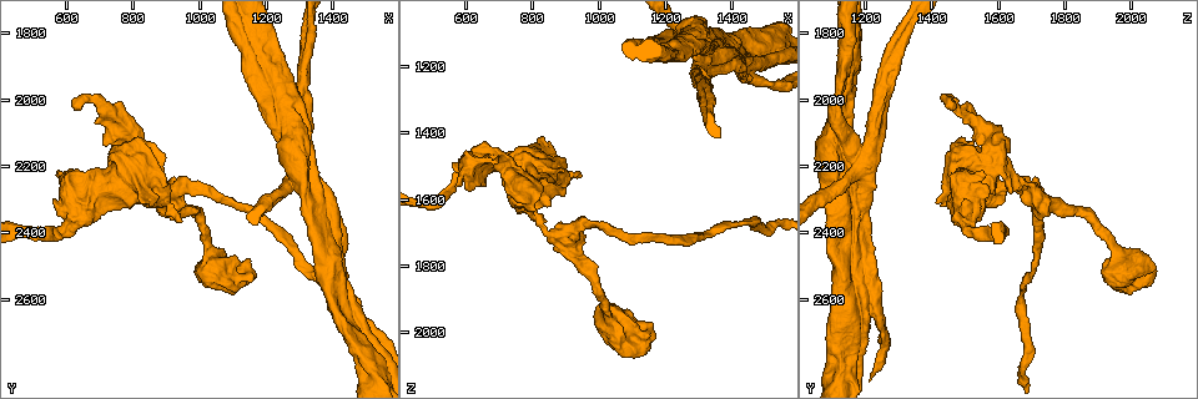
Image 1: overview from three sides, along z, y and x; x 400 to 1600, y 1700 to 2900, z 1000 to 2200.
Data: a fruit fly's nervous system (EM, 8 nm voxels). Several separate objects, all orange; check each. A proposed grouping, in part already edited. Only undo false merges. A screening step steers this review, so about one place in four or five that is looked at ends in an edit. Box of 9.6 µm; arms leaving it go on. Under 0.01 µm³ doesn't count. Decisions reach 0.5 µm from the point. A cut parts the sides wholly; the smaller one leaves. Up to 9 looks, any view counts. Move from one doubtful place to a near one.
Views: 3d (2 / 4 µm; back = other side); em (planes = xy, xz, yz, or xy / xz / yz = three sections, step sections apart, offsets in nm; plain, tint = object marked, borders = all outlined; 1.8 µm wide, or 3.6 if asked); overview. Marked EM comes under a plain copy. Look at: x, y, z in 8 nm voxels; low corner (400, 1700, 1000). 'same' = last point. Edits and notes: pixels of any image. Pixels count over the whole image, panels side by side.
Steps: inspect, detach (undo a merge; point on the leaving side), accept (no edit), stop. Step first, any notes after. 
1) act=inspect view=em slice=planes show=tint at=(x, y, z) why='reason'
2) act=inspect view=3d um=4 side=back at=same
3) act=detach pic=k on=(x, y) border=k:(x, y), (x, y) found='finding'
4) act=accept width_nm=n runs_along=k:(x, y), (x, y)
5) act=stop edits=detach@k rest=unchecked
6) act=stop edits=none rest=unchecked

act=inspect view=em um=3.6 slice=planes show=tint at=(760, 2110, 1570) why='arms part here'

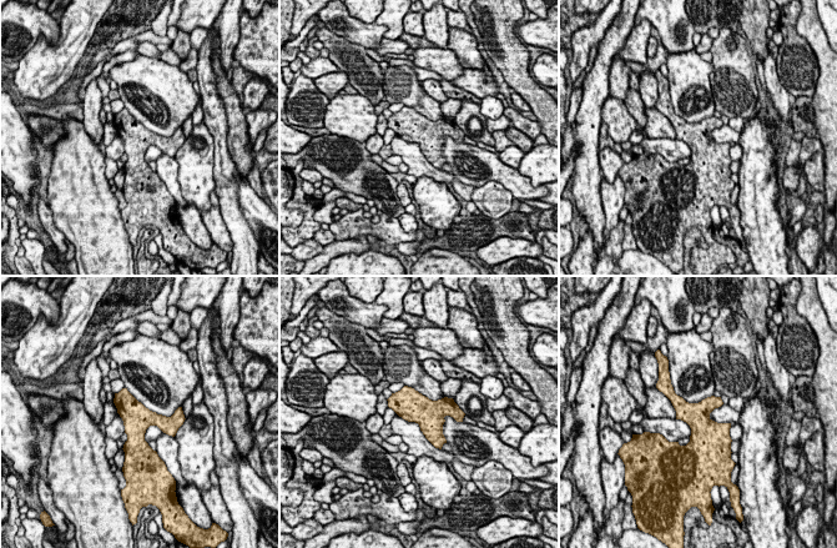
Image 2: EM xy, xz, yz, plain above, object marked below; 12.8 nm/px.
act=accept found='all the same cell'

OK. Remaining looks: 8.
act=inspect view=em um=3.6 slice=planes show=tint at=(880, 2280, 1700) why='thick turns thin'

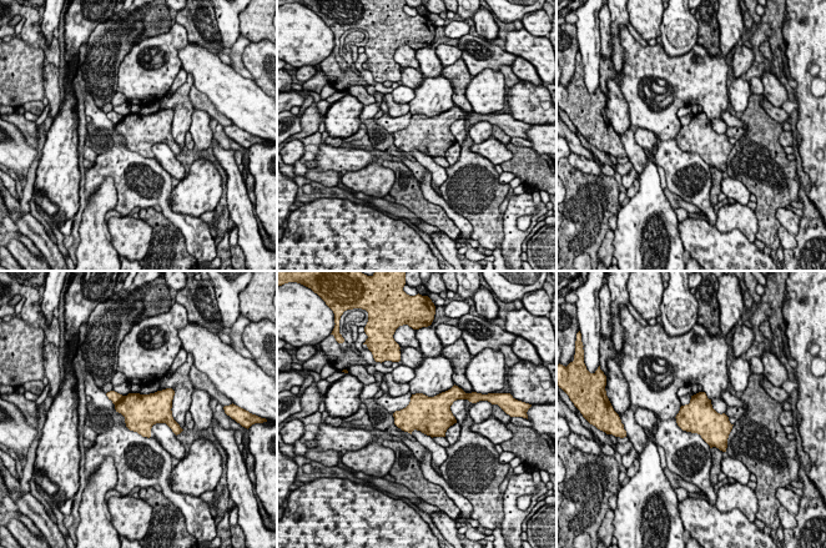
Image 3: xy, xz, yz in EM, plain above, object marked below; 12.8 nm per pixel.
act=detach pic=3 on=(136, 408) border=3:(124, 396), (115, 405) found='two cells meet here'

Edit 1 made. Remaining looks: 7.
act=inspect view=overview why='redraw'

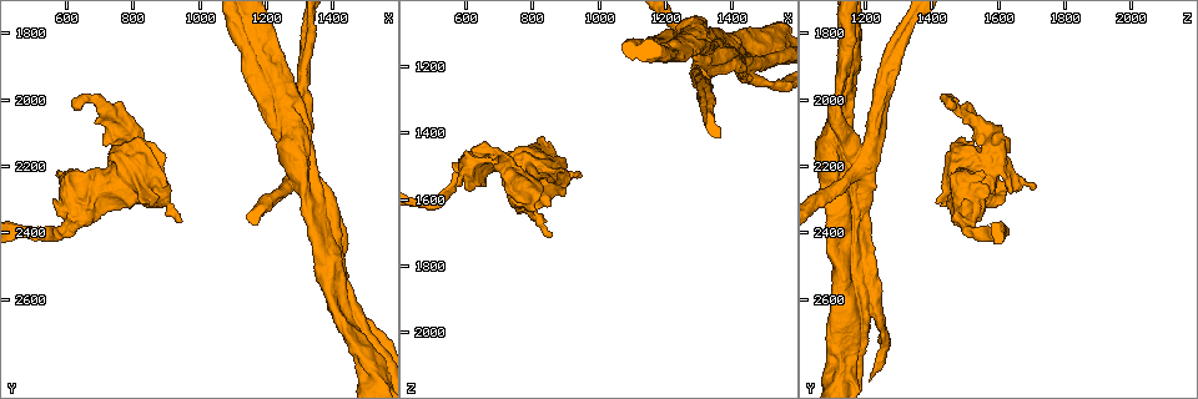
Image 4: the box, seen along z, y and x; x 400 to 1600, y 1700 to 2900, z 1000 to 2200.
act=inspect view=em slice=planes show=tint at=(1510, 2760, 1160) why='sudden change in width'

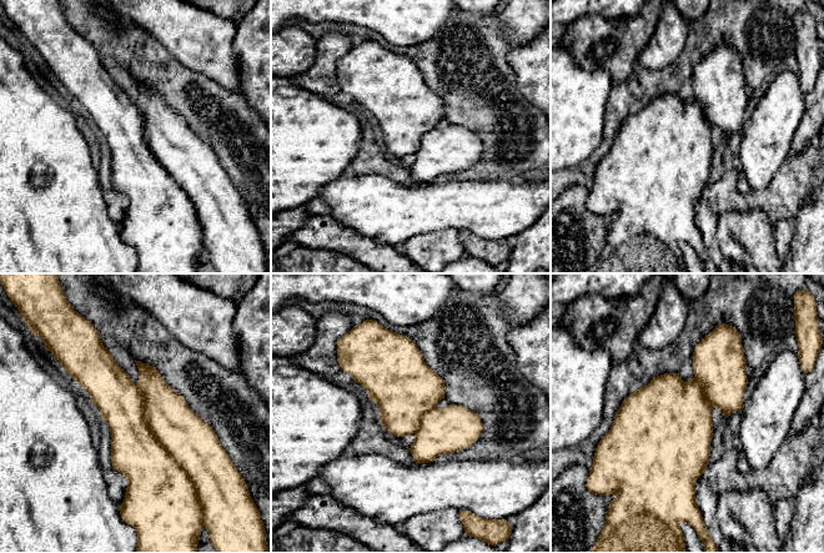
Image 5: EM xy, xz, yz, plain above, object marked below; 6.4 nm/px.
act=accept found='continuous, no second cell'

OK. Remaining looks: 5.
act=inspect view=3d um=2 side=back at=(1230, 1920, 1150) why='calibre changes'

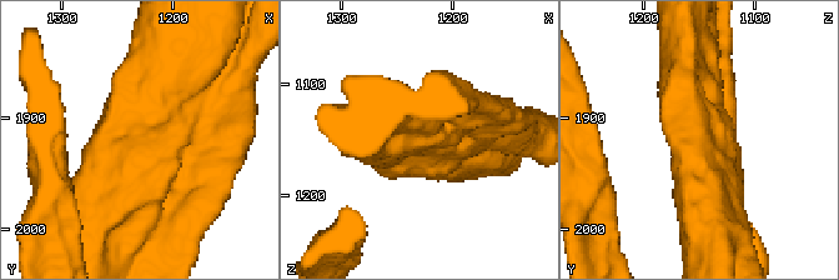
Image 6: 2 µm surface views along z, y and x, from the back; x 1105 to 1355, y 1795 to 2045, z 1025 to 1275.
act=inspect view=em slice=xz step=16 show=tint at=(1218, 1912, 1146) why='shape alone is not enough'

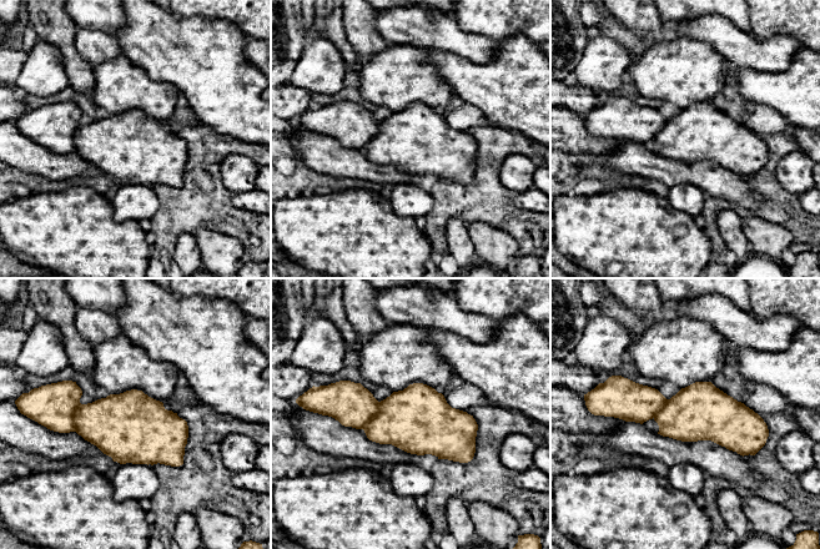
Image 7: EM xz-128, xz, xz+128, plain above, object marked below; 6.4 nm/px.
act=accept width_nm=360 runs_along=7:(618, 414), (712, 414), (761, 431) found='all the same cell'

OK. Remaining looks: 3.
act=stop edits=detach@3 rest=unchecked

